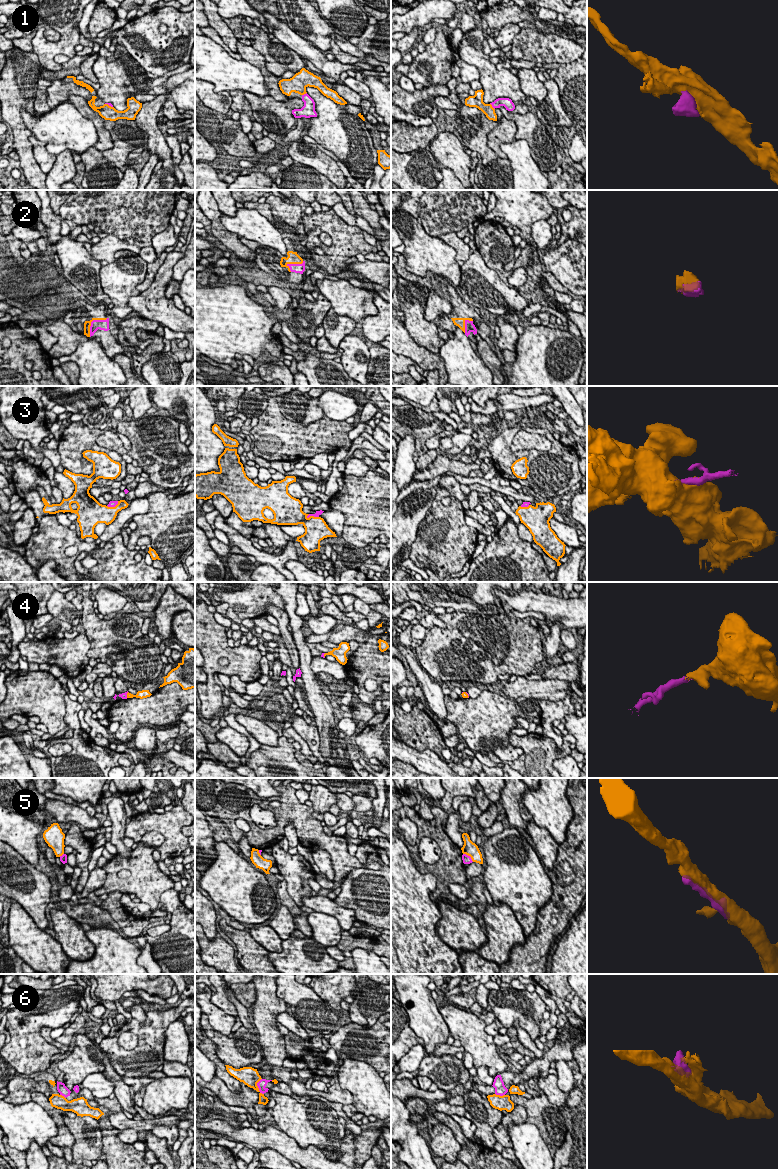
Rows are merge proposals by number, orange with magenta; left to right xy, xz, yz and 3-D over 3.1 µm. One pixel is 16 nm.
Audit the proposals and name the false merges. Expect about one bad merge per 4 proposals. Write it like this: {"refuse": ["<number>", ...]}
{"refuse": ["3", "5", "6"]}

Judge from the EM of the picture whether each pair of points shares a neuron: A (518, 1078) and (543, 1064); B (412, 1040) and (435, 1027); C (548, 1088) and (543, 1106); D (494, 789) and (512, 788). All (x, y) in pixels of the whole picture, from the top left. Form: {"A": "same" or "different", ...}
{"A": "same", "B": "different", "C": "different", "D": "different"}

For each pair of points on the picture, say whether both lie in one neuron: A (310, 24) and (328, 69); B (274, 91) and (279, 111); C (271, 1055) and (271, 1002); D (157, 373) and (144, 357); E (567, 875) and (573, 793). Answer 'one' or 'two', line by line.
A: two
B: two
C: one
D: two
E: one

